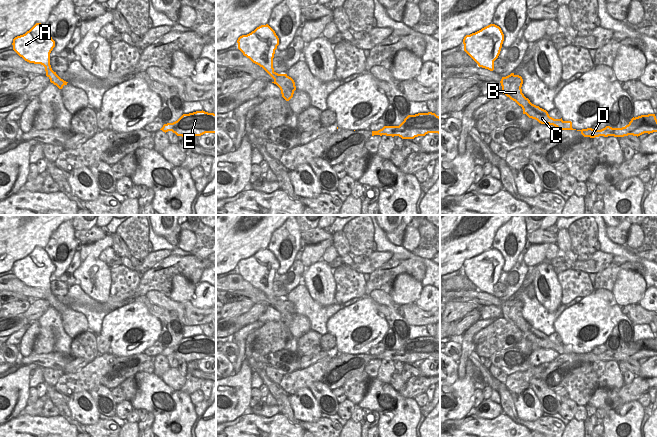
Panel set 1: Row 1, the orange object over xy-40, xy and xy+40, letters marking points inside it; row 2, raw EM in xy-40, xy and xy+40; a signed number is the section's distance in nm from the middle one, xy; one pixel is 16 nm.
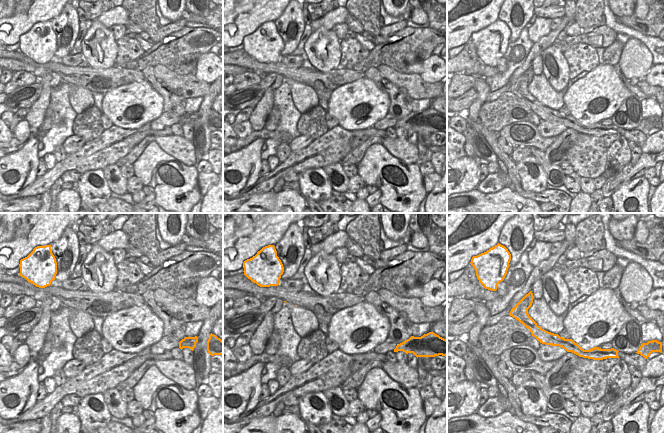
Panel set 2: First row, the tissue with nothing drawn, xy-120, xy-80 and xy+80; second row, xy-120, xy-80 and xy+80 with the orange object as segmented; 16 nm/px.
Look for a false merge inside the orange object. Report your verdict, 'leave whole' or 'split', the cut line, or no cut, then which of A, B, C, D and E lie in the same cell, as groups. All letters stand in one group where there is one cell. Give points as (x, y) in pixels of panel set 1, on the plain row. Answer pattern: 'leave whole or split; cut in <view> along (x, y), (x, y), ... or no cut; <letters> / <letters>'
split; cut in xy-40 along (50, 289), (45, 292); A / B C D E

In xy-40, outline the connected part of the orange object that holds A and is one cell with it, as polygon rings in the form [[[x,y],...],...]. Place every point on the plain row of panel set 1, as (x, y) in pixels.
[[[36,247],[25,258],[13,263],[13,274],[25,285],[34,288],[41,288],[45,292],[50,290],[50,277],[55,271],[44,248]]]

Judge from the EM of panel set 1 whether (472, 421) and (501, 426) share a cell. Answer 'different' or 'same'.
same

